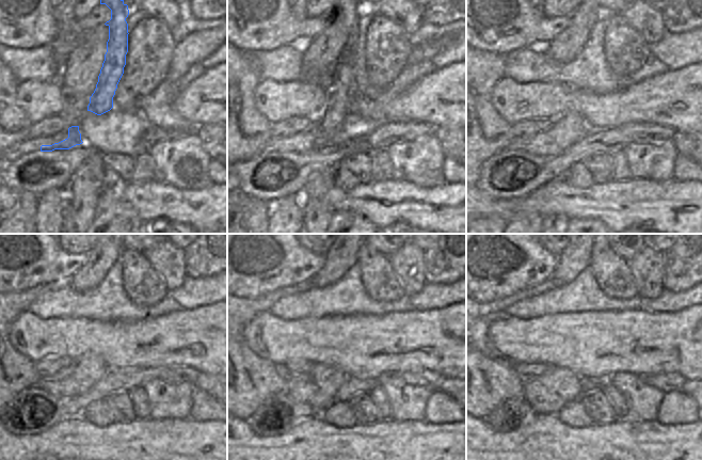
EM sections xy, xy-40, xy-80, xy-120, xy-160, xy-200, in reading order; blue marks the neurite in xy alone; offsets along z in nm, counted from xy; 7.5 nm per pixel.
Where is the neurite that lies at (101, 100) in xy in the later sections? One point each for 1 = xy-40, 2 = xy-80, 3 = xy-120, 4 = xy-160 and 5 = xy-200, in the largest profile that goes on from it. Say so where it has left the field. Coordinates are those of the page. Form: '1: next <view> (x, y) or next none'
1: next xy-40 (322, 132)
2: next xy-80 (568, 128)
3: next xy-120 (83, 373)
4: next xy-160 (318, 389)
5: next xy-200 (559, 386)

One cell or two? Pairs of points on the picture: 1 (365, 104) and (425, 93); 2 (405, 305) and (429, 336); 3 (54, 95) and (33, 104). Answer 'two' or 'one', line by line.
1: one
2: two
3: one

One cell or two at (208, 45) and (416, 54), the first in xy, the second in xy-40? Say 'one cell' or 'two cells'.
one cell

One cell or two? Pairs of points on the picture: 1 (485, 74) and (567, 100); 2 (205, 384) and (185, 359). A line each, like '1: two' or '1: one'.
1: two
2: two

